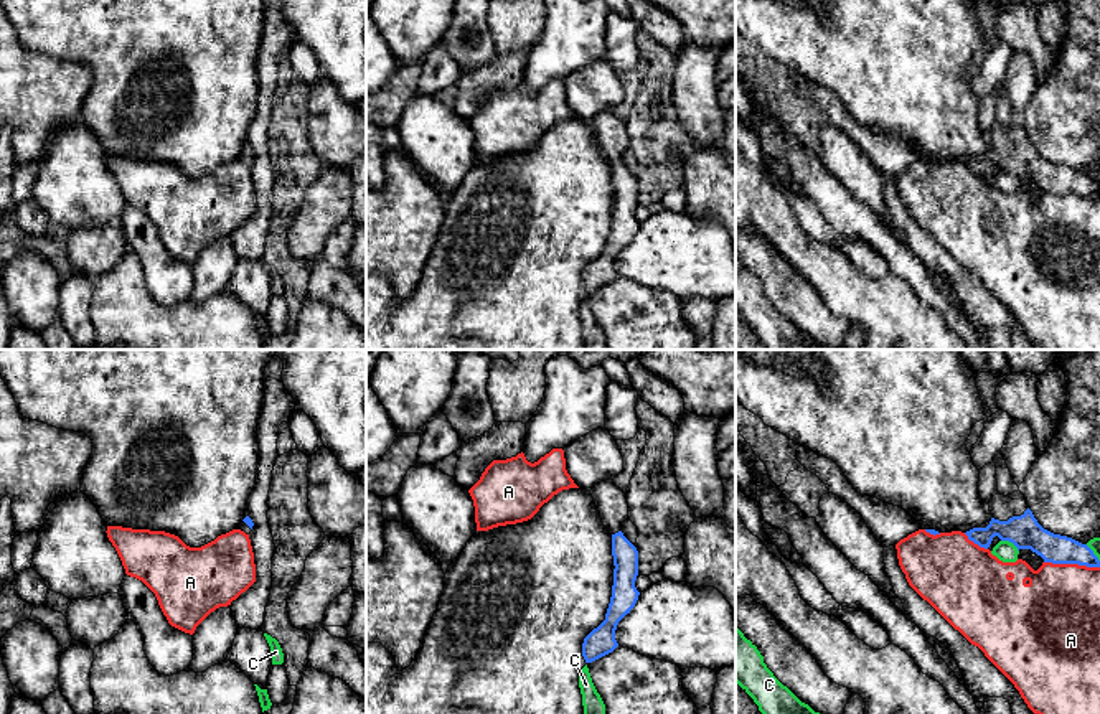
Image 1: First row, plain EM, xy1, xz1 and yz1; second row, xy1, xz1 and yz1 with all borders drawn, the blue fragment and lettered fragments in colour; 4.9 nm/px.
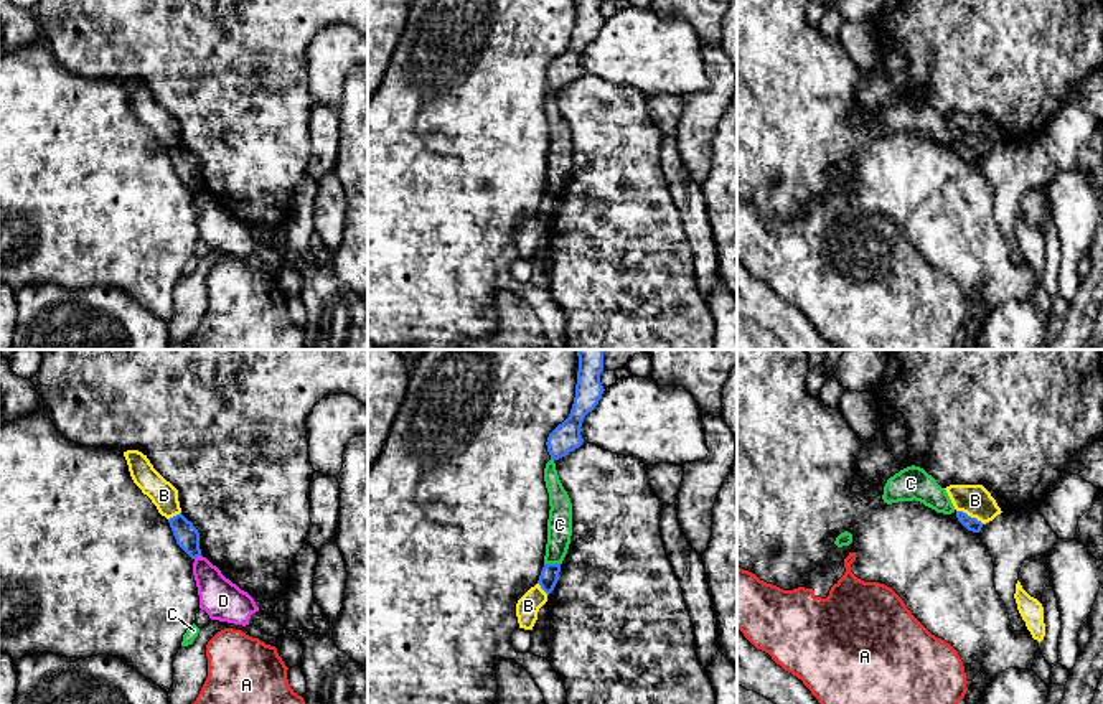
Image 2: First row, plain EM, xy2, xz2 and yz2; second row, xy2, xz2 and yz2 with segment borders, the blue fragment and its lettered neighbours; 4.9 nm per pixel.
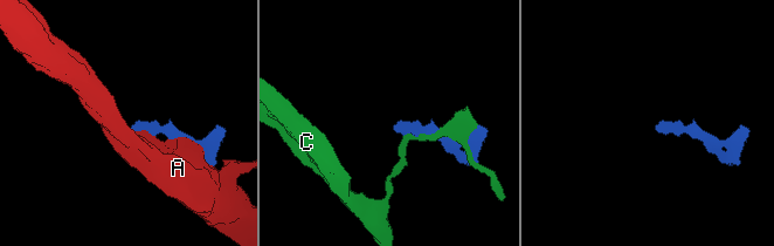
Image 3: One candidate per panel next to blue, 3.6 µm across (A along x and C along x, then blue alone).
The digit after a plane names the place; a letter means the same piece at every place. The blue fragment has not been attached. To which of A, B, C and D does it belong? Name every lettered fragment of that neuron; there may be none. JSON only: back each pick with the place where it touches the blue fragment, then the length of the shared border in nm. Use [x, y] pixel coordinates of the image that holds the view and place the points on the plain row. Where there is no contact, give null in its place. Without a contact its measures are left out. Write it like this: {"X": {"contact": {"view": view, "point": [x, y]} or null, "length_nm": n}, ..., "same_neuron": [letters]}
{"same_neuron": []}

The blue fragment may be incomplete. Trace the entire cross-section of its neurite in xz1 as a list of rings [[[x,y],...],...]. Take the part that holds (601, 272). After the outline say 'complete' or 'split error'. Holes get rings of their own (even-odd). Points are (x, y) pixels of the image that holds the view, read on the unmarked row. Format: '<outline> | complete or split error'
[[[605,110],[597,114],[590,120],[590,125],[604,157],[612,165],[615,200],[605,251],[594,259],[582,274],[582,287],[585,294],[592,294],[618,277],[615,270],[617,256],[627,244],[630,244],[640,226],[635,218],[638,206],[638,181],[620,162],[622,153],[628,148],[625,124],[613,114],[613,110]]] | split error

